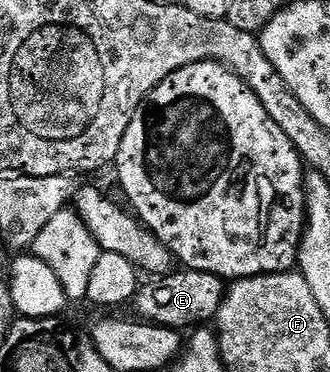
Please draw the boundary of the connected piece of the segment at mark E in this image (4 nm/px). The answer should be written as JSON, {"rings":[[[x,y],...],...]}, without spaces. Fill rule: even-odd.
{"rings":[[[175,269],[169,275],[150,277],[139,286],[138,294],[132,300],[139,320],[155,323],[161,327],[197,328],[209,321],[217,320],[218,310],[226,296],[227,280],[212,273]]]}

